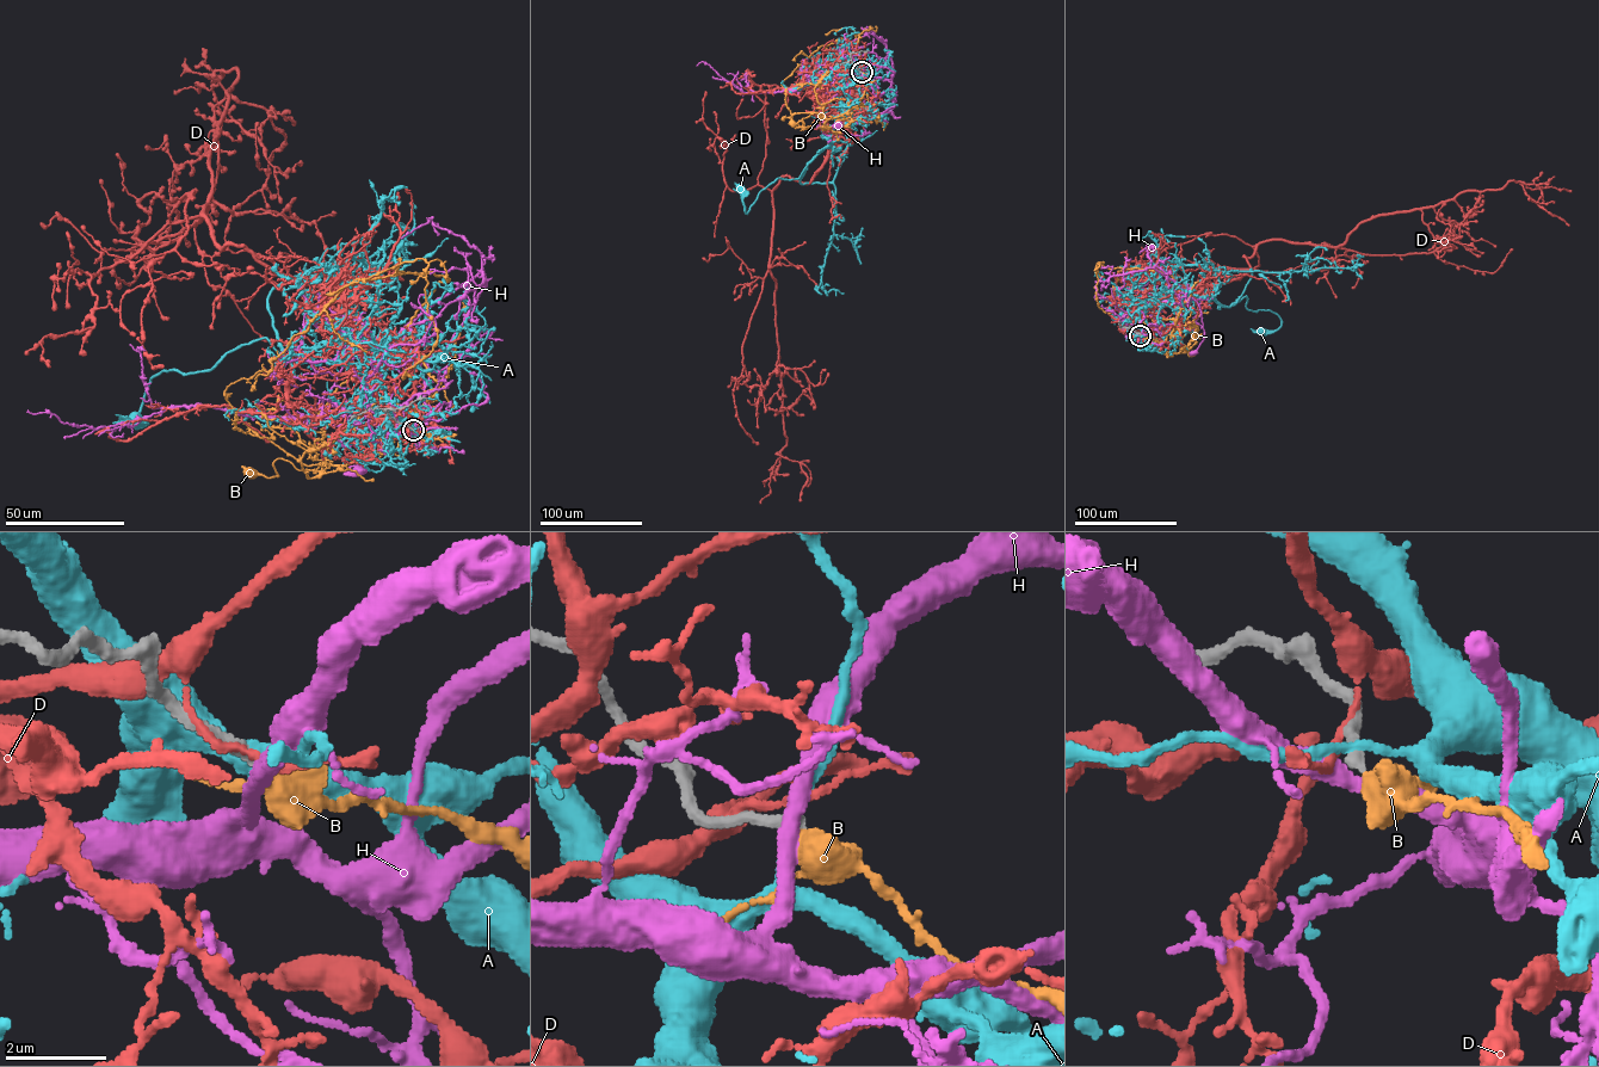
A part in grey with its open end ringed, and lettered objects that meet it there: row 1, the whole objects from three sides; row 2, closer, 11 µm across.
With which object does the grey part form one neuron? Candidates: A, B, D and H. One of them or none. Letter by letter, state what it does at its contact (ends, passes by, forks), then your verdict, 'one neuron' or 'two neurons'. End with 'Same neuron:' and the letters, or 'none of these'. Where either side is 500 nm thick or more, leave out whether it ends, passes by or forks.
A: it passes by; two neurons
B: it passes by; one neuron
D: it passes by; two neurons
H: it passes by; two neurons
Same neuron: B

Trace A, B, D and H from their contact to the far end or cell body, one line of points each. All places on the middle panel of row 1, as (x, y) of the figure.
A: (862, 72), (852, 67), (847, 73), (846, 127), (798, 178), (778, 178), (759, 192), (746, 213), (744, 192)
B: (862, 72), (870, 84), (858, 105), (832, 118), (823, 118), (814, 112), (802, 119), (804, 123), (792, 123)
D: (862, 72), (839, 75), (851, 112), (825, 162), (772, 193), (777, 452), (807, 476), (801, 501)
H: (862, 72), (839, 75), (845, 79), (866, 134), (853, 136), (838, 124)

